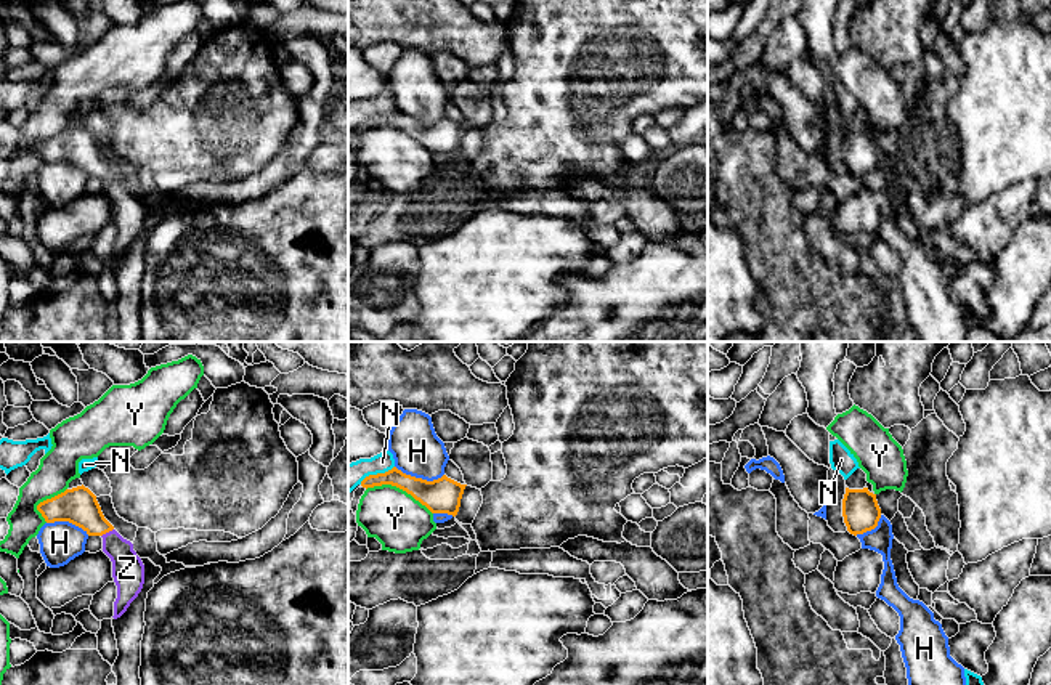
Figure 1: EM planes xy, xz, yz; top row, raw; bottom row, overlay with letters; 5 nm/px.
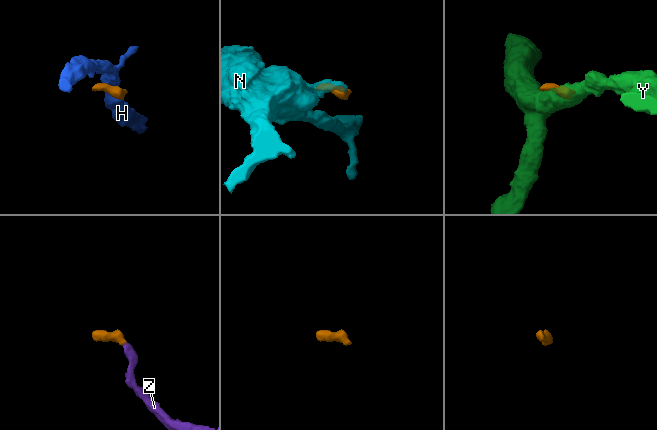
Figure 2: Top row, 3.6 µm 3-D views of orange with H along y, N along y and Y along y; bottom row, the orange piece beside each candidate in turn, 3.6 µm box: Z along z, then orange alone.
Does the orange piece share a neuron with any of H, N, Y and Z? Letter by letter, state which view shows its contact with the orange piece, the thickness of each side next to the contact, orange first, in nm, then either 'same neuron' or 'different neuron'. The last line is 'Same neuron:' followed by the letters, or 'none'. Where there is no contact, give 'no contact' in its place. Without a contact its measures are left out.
H: contact in xz; calibres 180 and 240 nm; different neuron
N: contact in xz; calibres 120 and 130 nm; different neuron
Y: contact in xz; calibres 180 and 280 nm; different neuron
Z: contact in xy; calibres 190 and 160 nm; same neuron
Same neuron: Z

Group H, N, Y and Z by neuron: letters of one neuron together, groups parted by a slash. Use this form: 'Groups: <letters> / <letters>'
Groups: H / N / Y / Z

